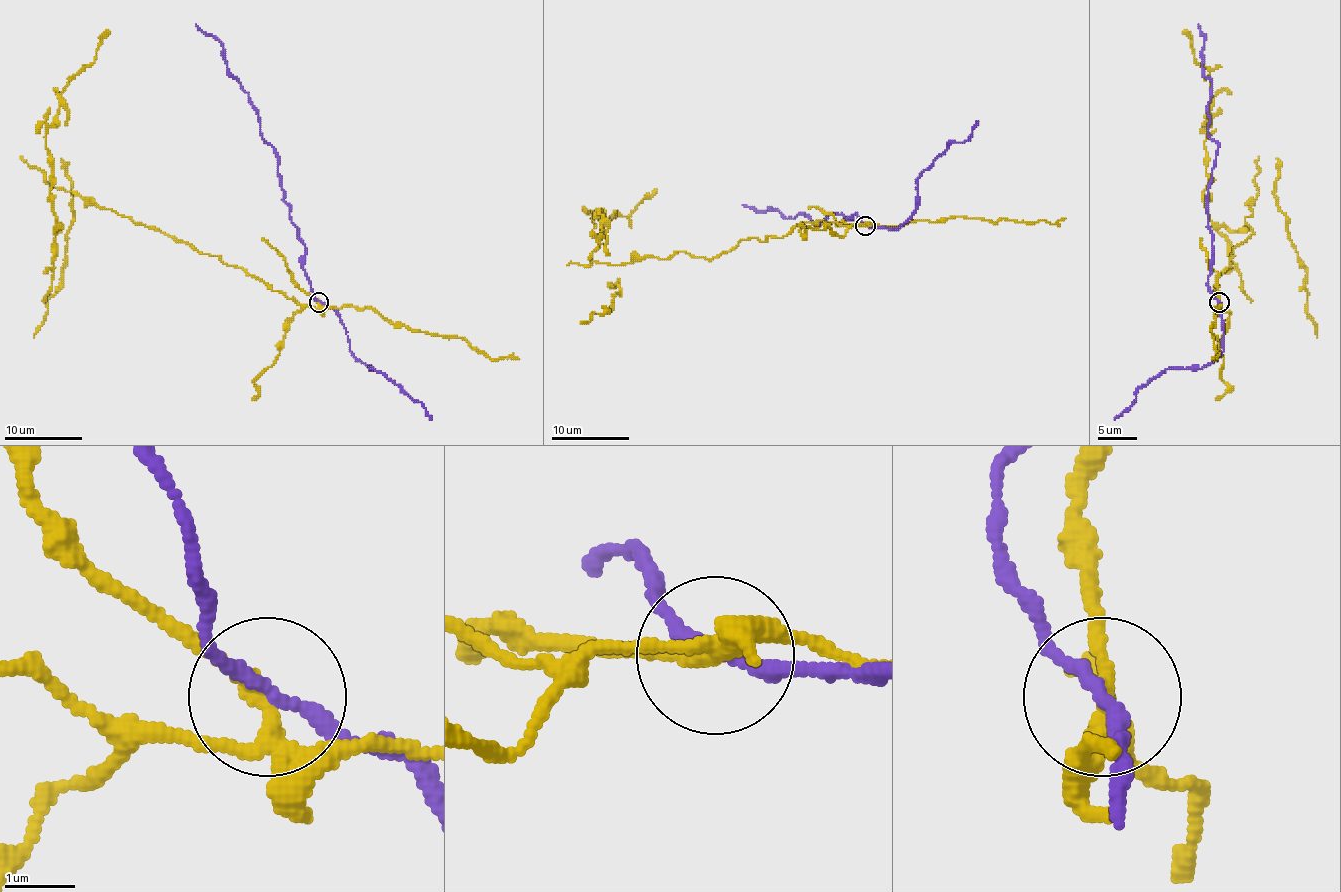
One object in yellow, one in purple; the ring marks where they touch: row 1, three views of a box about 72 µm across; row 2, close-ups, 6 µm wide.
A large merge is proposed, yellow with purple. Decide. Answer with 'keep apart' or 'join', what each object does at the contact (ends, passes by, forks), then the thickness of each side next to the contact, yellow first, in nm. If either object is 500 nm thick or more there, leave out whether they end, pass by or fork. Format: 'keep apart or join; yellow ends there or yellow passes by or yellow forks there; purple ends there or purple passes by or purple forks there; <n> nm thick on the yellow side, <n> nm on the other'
keep apart; yellow forks there; purple passes by; 200 nm thick on the yellow side, 190 nm on the other

